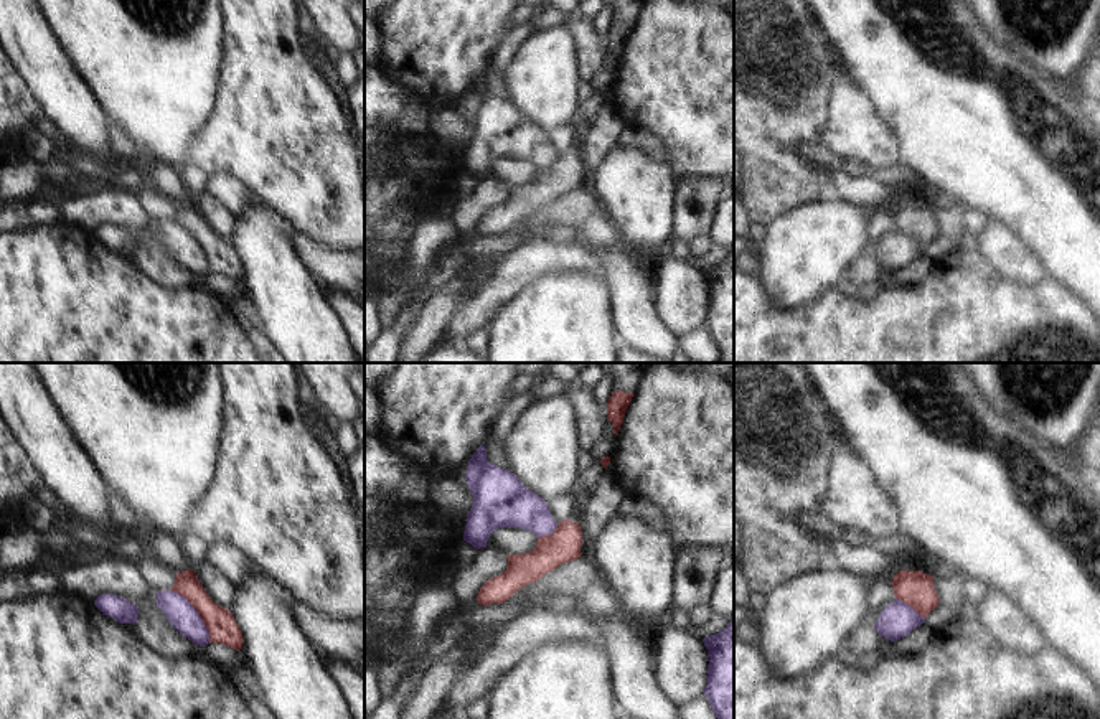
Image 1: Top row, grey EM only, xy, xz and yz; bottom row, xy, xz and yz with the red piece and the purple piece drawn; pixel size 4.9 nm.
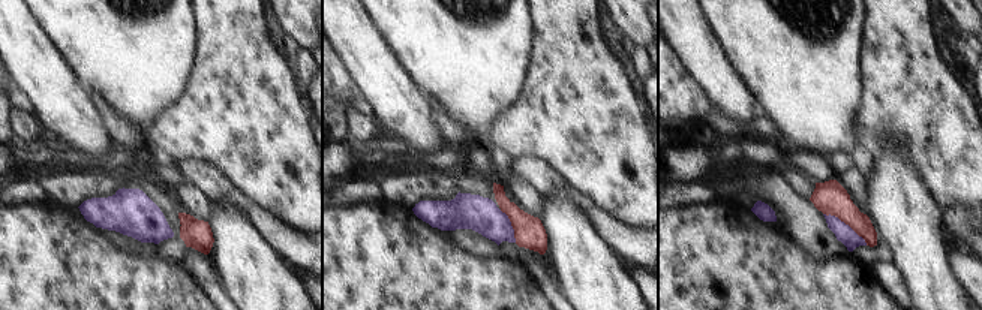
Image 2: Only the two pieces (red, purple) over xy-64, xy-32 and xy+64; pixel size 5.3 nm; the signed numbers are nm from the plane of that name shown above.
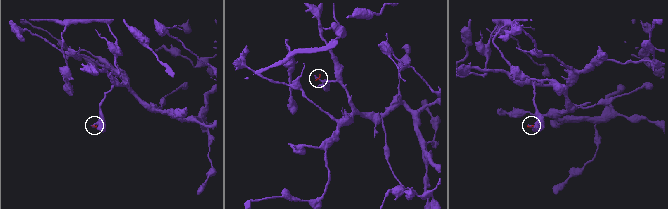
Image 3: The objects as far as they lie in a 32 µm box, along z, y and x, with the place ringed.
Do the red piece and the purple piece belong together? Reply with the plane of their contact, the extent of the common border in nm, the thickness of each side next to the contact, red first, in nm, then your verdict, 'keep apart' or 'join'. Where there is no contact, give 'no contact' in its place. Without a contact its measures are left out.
xy | 320 nm | 140/140 nm | keep apart

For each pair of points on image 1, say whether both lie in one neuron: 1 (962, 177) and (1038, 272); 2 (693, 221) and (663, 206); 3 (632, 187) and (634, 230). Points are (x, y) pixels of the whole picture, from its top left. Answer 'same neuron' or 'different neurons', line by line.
1: different neurons
2: different neurons
3: same neuron

